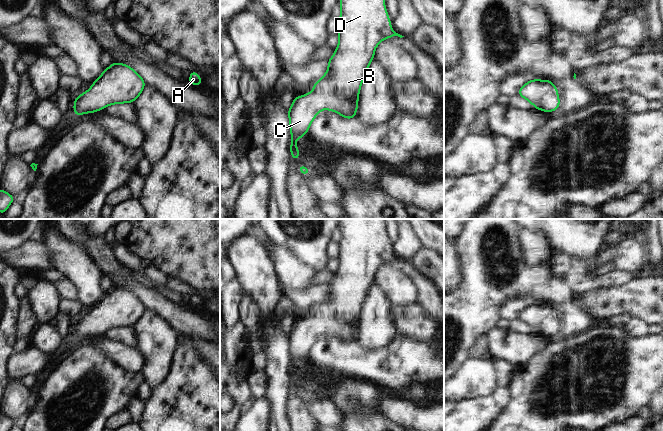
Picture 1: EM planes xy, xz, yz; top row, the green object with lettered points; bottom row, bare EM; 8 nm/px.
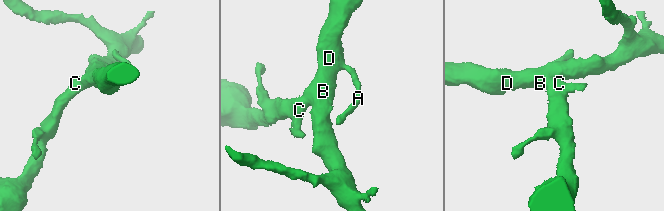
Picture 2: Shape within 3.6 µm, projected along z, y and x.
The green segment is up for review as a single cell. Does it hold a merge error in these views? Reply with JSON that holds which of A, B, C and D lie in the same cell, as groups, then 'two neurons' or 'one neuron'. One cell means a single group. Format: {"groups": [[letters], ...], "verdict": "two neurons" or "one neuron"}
{"groups": [["A", "B", "C", "D"]], "verdict": "one neuron"}

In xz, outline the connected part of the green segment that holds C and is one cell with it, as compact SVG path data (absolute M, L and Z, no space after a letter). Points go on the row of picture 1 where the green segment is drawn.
M340 0L340 9L341 14L338 18L339 32L337 34L339 37L339 43L333 56L327 61L327 72L321 76L319 81L314 82L312 92L294 98L291 107L288 109L291 133L291 144L289 146L291 151L291 160L298 160L300 158L300 151L298 150L295 141L308 133L309 126L320 111L327 109L338 113L346 119L353 119L356 117L360 88L368 70L368 66L374 59L376 47L386 38L394 36L400 38L404 37L391 28L391 21L385 8L385 0Z

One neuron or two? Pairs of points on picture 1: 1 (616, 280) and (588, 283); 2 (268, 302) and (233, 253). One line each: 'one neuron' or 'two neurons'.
1: one neuron
2: one neuron

